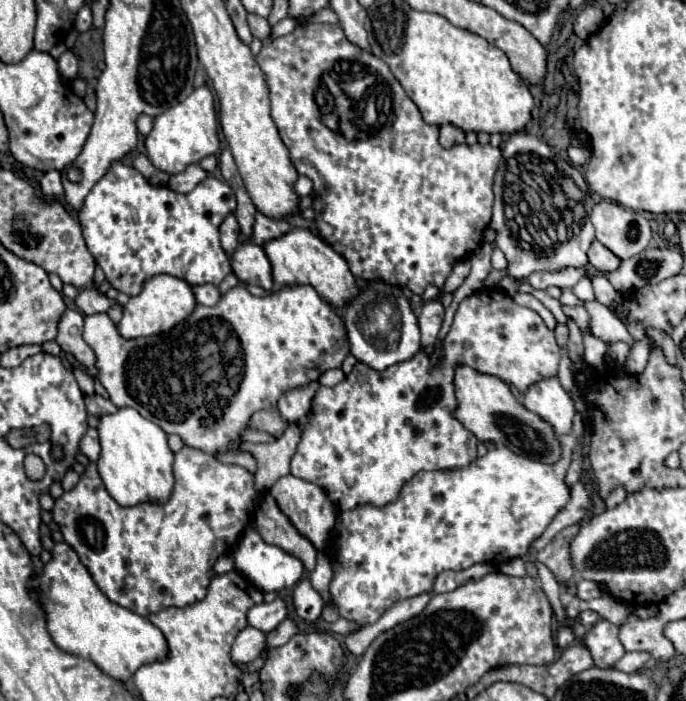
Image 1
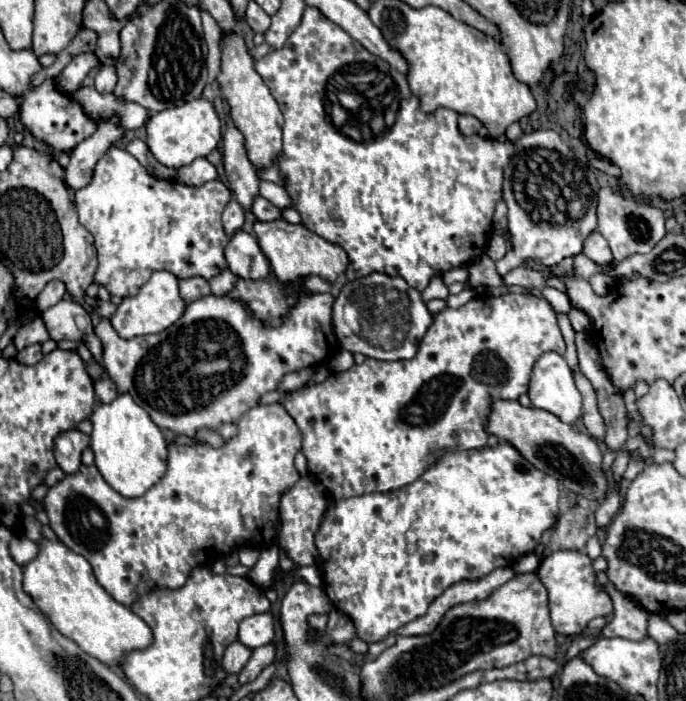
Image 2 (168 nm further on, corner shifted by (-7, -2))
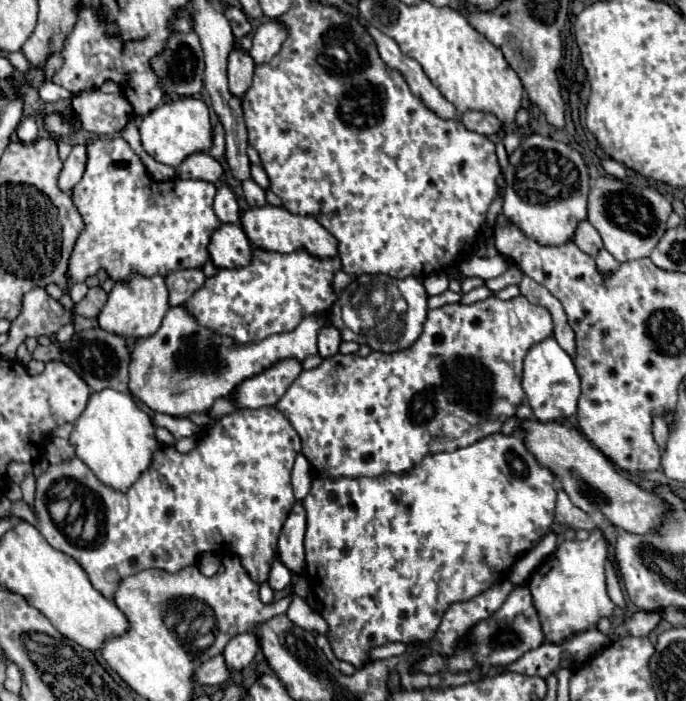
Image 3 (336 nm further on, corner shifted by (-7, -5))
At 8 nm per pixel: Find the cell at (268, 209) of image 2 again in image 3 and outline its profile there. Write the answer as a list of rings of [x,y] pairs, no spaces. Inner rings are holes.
[[[250,178],[250,180],[244,180],[242,182],[242,188],[244,188],[244,196],[246,196],[246,202],[250,206],[264,206],[266,204],[266,198],[264,198],[264,190]]]

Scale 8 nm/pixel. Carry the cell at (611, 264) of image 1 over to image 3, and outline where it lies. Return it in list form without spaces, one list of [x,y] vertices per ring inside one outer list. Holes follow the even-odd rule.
[[[582,220],[582,222],[576,226],[576,232],[574,232],[572,242],[574,242],[580,250],[584,250],[586,254],[592,254],[592,256],[596,256],[598,250],[602,248],[602,238],[600,238],[600,234],[596,232],[596,228],[594,228],[588,220]]]

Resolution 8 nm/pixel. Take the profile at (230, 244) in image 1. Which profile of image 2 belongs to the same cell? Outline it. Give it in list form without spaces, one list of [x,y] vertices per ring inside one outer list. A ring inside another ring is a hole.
[[[230,201],[228,207],[222,213],[222,223],[224,223],[224,231],[228,237],[232,237],[236,231],[242,229],[244,225],[244,211],[238,205],[238,201]]]

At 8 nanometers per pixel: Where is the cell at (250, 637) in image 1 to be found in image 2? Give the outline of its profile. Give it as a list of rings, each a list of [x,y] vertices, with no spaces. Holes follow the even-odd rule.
[[[234,641],[232,645],[228,645],[224,653],[224,669],[228,673],[240,673],[240,669],[244,669],[244,665],[248,663],[250,655],[252,655],[252,649],[248,649],[246,645],[240,645],[240,641]]]

